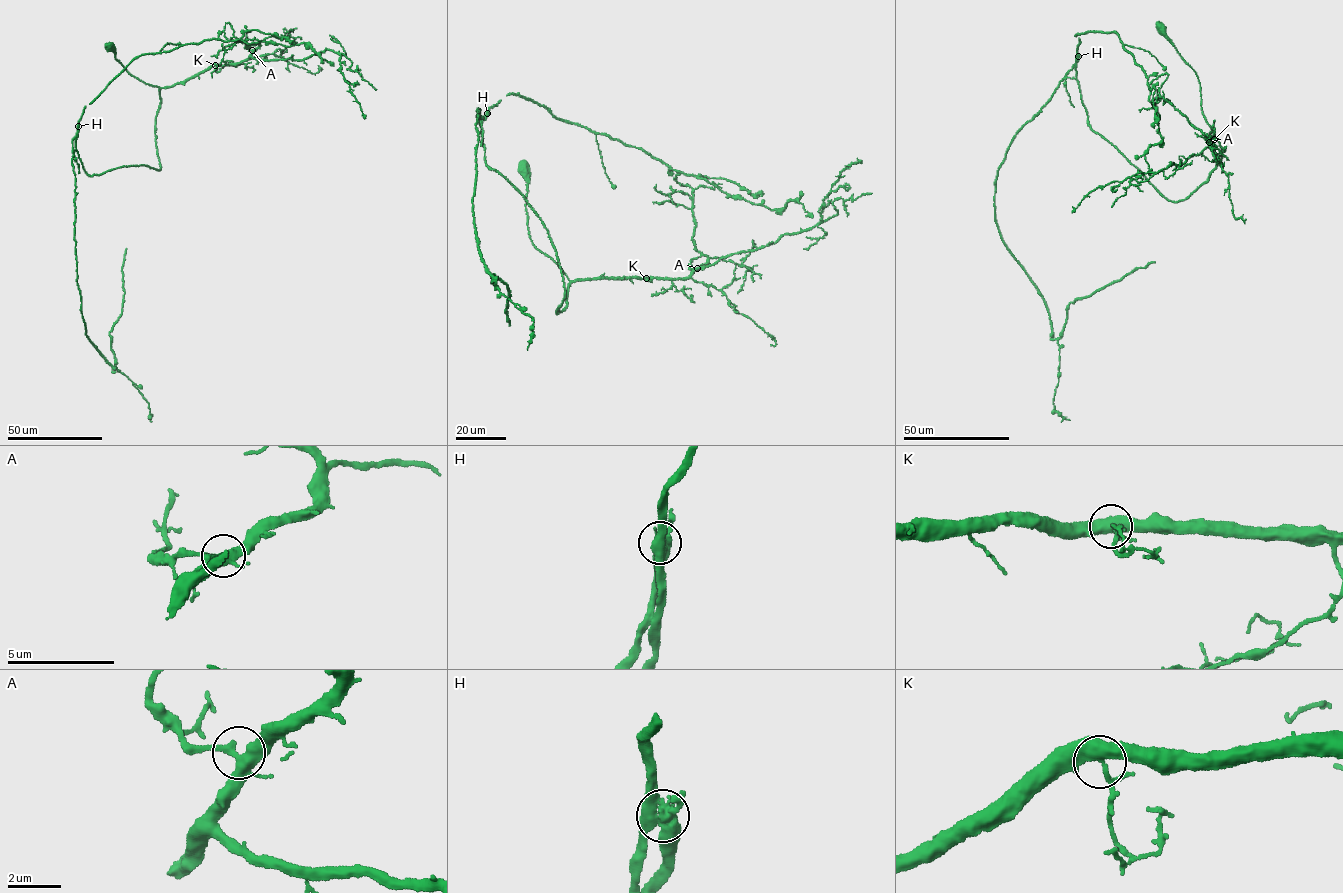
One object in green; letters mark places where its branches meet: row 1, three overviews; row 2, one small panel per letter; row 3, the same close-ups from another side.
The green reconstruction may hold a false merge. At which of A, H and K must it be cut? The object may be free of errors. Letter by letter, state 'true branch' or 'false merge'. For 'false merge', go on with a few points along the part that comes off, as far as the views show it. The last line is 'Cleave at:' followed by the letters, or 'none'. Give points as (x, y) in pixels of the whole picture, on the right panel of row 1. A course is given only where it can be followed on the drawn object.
A: true branch
H: false merge; course (1078, 55), (999, 169), (1001, 239), (1043, 299), (1051, 339), (1061, 337), (1070, 303), (1155, 262)
K: true branch
Cleave at: H

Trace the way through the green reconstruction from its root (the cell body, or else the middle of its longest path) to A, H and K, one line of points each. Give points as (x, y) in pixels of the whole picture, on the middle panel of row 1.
A: (524, 169), (520, 173), (527, 185), (525, 209), (532, 243), (553, 259), (569, 280), (682, 279), (697, 268)
H: (524, 169), (532, 243), (569, 281), (556, 313), (564, 291), (557, 252), (527, 200), (486, 164), (487, 113)
K: (524, 169), (520, 173), (527, 185), (525, 209), (532, 243), (553, 259), (569, 280), (645, 278)

